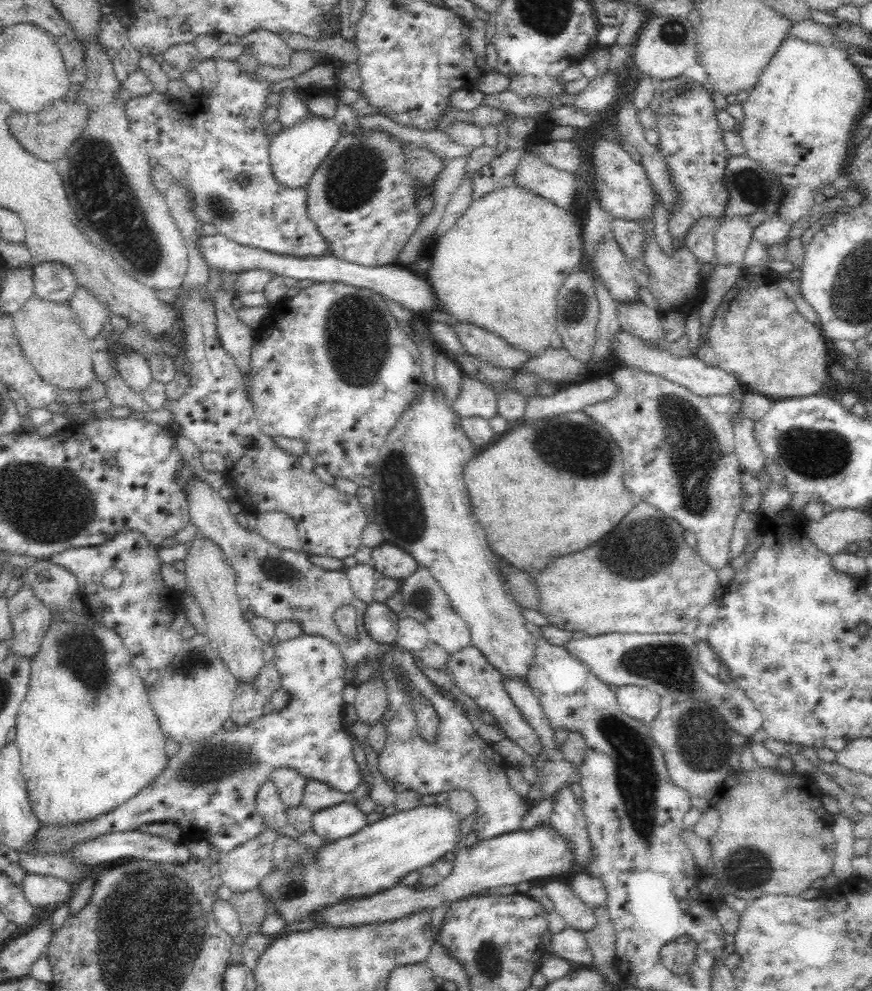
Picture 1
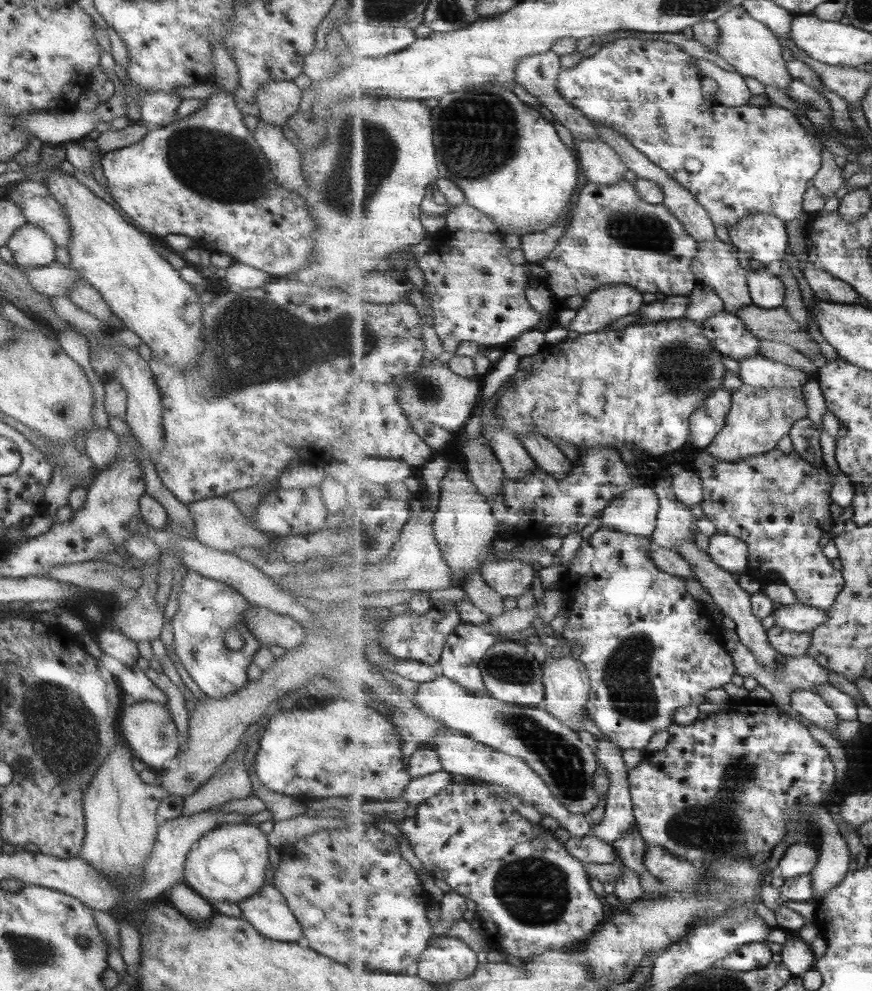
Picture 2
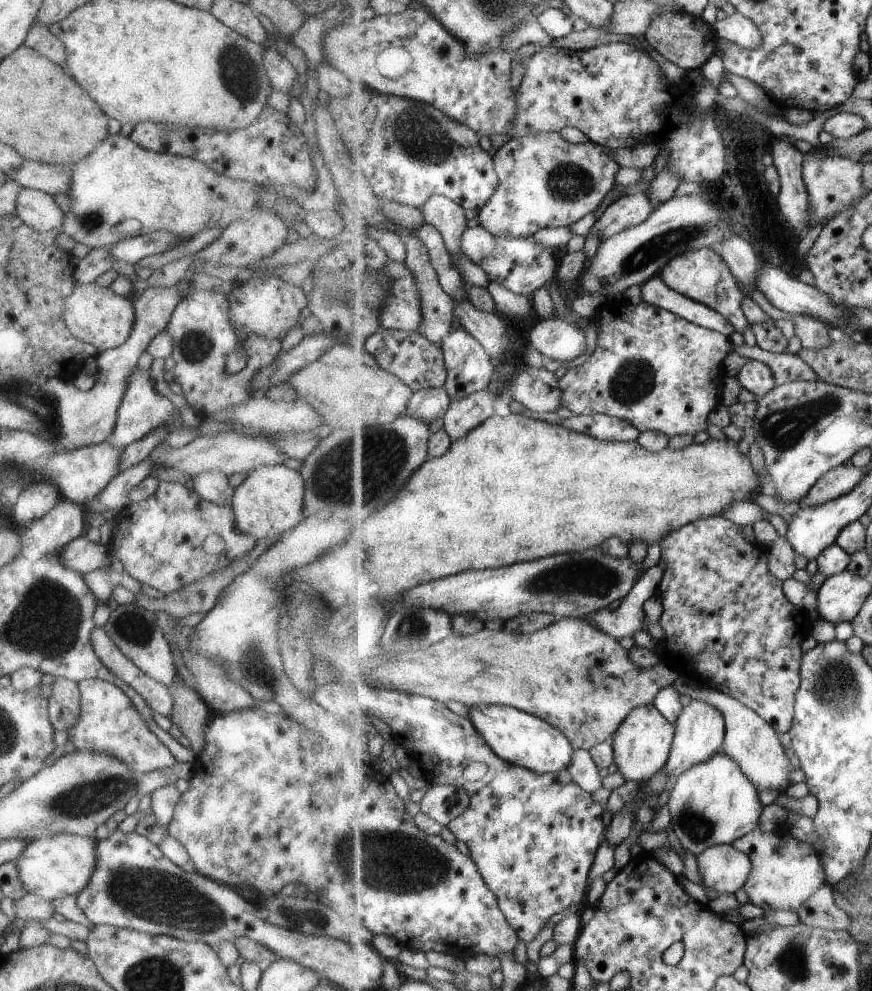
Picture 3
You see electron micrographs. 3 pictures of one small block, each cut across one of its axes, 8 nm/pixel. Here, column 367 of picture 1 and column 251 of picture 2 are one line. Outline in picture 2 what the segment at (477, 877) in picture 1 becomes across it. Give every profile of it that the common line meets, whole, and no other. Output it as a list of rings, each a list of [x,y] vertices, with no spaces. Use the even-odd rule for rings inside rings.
[[[264,885],[256,894],[240,901],[238,906],[250,925],[271,940],[298,943],[304,937],[286,898],[272,885]]]

